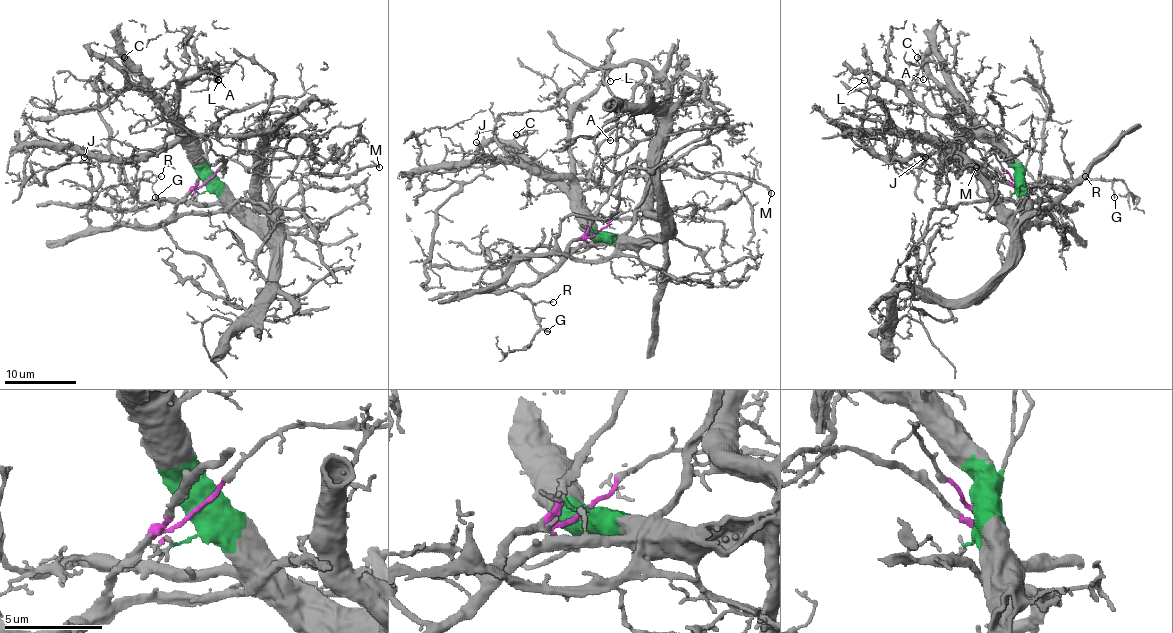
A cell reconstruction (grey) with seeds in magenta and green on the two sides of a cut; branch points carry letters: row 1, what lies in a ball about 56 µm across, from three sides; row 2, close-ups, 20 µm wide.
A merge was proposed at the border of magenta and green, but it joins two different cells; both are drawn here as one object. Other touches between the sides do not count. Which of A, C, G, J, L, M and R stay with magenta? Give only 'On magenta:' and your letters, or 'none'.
On magenta: G, M, R

